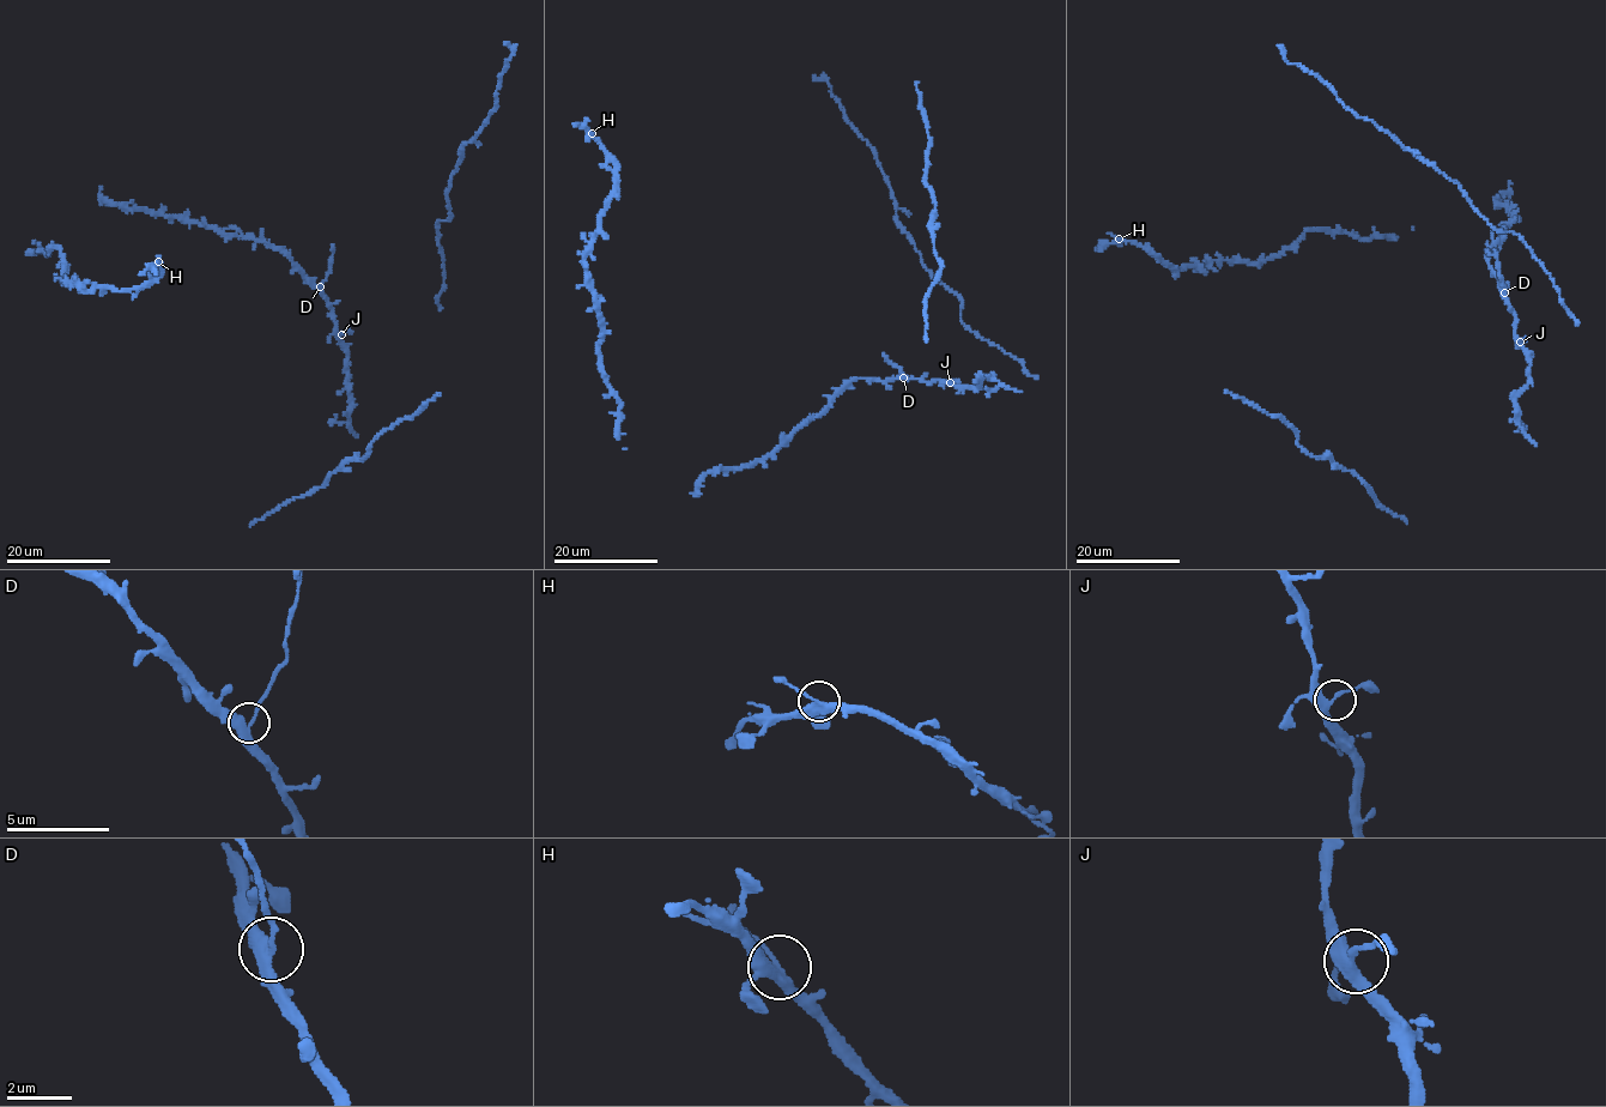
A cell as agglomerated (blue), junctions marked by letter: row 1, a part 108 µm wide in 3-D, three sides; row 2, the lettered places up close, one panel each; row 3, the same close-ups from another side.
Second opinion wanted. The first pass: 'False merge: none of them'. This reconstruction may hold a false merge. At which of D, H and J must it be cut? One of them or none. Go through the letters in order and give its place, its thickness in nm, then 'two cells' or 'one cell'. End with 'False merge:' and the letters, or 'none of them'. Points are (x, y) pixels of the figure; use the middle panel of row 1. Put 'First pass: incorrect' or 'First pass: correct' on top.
First pass: incorrect
D: place (903, 377); calibre 280 nm; two cells
H: place (592, 133); calibre 280 nm; one cell
J: place (950, 382); calibre 260 nm; one cell
False merge: D

